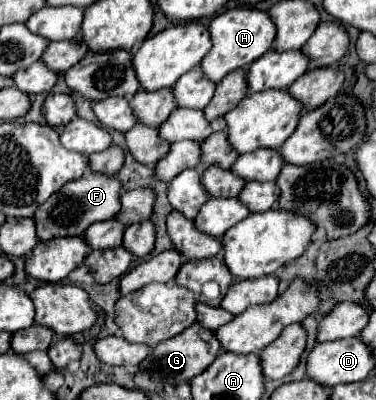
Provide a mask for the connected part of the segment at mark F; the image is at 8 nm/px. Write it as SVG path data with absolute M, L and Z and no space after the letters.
M86 174L82 180L72 180L66 188L60 188L54 196L50 196L44 204L38 206L34 214L36 234L40 240L64 238L64 236L82 236L90 224L112 220L120 212L120 182L116 176L104 174Z

